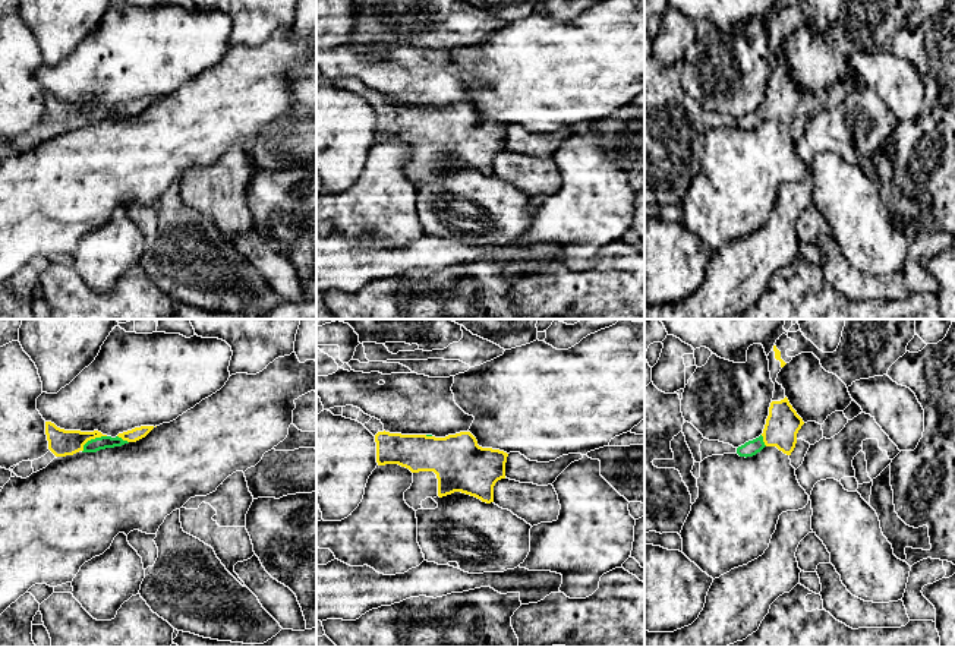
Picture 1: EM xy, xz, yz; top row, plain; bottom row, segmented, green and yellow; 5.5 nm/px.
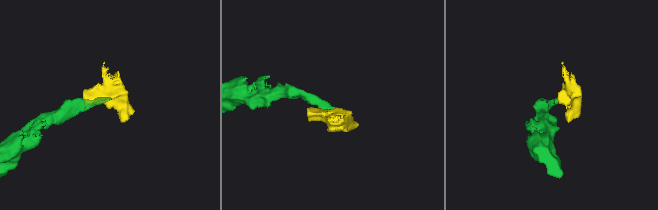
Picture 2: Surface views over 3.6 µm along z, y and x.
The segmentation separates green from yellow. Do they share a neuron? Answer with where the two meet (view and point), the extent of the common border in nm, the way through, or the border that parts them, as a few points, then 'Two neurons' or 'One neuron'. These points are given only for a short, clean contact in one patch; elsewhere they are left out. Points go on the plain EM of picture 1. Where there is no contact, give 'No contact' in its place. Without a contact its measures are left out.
Touches green at xy (91, 111). Shared border 160 nm. Path across: xy (103, 114), (91, 111), (62, 114). One neuron

